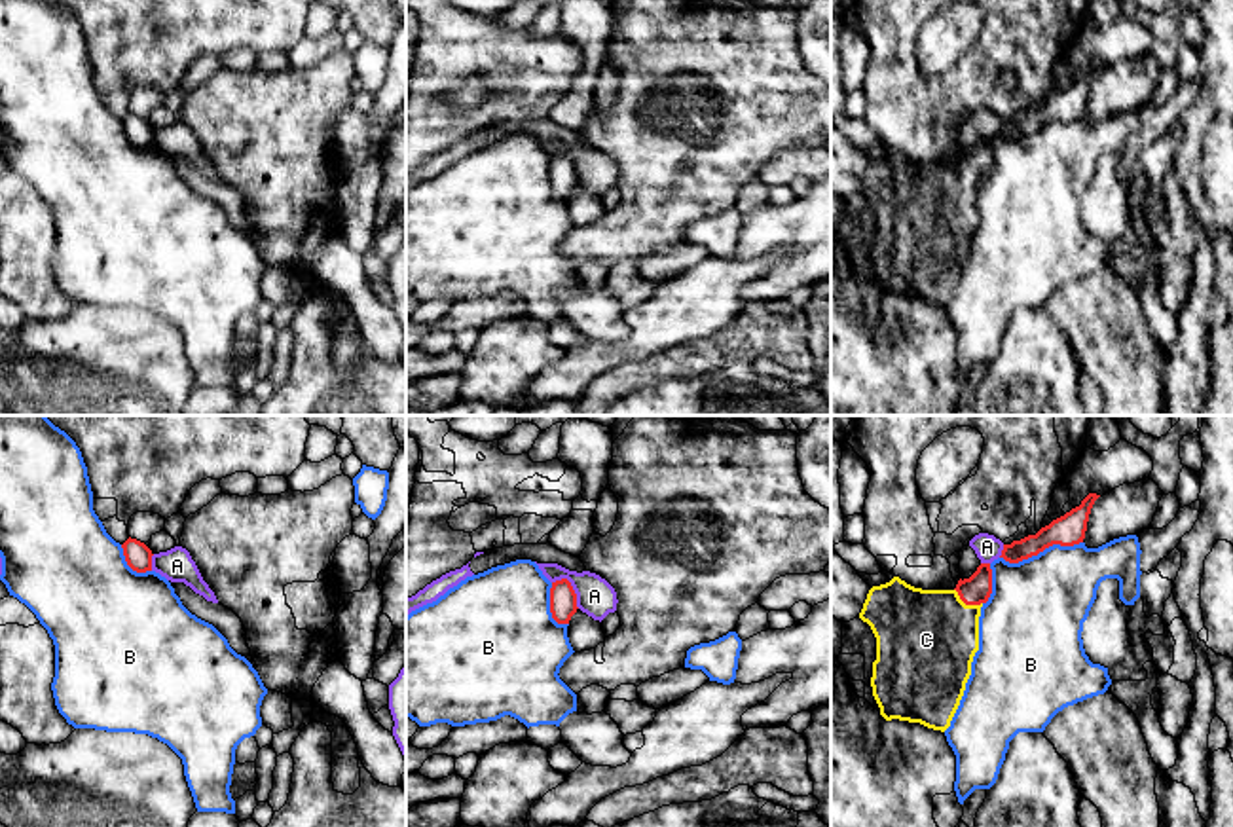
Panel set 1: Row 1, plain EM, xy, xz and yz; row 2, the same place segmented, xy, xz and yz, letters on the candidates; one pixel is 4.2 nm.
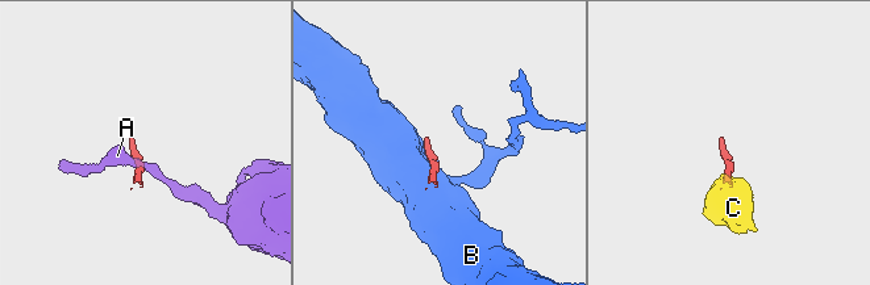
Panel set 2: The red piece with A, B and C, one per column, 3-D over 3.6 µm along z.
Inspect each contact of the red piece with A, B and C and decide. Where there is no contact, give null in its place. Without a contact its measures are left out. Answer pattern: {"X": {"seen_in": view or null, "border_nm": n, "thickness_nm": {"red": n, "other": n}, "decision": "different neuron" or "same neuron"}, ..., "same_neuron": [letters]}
{"A": {"seen_in": "xz", "border_nm": 170, "thickness_nm": {"red": 110, "other": 160}, "decision": "different neuron"}, "B": {"seen_in": "yz", "border_nm": 360, "thickness_nm": {"red": 140, "other": 420}, "decision": "different neuron"}, "C": {"seen_in": "yz", "border_nm": 140, "thickness_nm": {"red": 120, "other": 420}, "decision": "same neuron"}, "same_neuron": ["C"]}

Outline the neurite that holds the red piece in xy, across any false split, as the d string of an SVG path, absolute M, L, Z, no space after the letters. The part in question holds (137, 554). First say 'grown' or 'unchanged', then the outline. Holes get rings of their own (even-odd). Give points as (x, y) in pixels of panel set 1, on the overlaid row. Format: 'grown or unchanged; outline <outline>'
unchanged; outline M129 537L121 544L121 548L123 548L125 561L133 571L137 571L137 573L152 571L154 554L144 542Z

